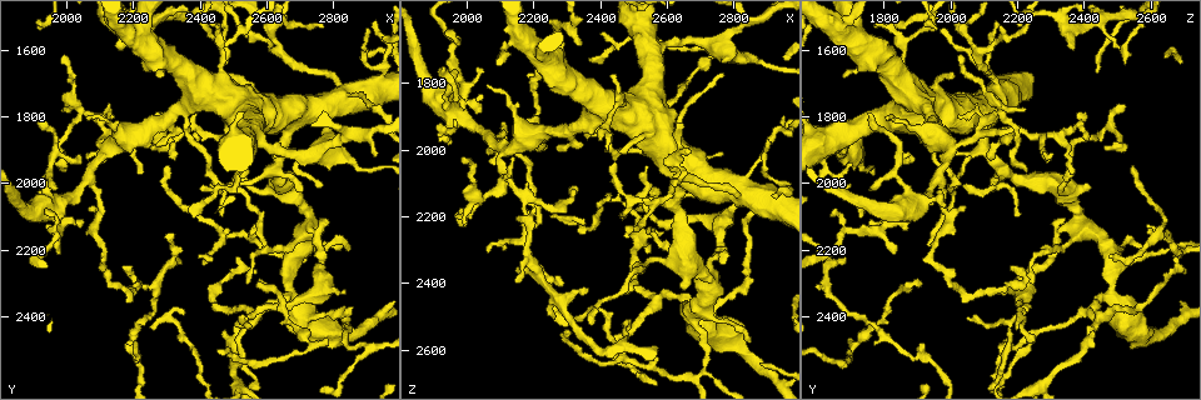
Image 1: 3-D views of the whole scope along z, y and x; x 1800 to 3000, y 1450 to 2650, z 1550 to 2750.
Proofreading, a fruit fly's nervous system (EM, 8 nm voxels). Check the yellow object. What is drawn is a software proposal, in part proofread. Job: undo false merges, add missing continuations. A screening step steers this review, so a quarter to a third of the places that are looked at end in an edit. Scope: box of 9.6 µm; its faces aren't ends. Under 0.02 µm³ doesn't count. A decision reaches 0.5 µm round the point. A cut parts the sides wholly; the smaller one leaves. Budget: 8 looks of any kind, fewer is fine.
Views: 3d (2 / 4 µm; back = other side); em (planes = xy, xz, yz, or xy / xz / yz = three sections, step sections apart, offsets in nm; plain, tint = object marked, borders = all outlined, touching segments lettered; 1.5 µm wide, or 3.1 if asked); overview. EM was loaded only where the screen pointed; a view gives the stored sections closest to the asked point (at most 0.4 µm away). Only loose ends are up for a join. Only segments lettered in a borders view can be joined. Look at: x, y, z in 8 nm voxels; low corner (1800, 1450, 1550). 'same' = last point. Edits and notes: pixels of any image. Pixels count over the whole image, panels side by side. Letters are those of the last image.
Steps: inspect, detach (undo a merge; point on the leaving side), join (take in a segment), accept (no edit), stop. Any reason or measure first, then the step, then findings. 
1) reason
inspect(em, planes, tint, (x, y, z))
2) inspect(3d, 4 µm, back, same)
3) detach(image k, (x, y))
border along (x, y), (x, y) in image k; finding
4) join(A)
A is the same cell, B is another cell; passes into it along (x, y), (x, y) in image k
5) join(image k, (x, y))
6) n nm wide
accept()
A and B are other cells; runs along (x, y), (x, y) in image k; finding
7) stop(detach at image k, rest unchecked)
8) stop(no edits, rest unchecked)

sharp bend
inspect(3d, 2 µm, back, (2100, 2210, 1930))

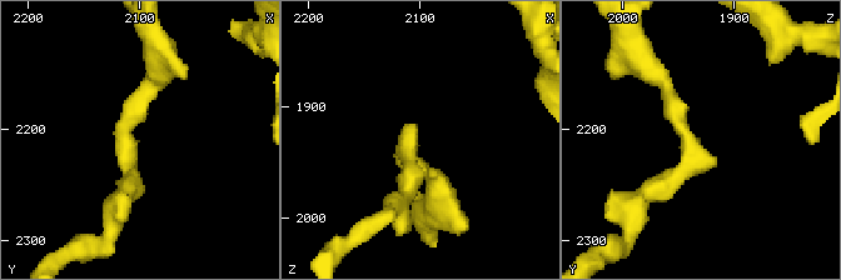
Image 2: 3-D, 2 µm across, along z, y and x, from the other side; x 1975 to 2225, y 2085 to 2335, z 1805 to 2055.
shape alone is not enough
inspect(em, planes, borders, (2110, 2216, 1938))

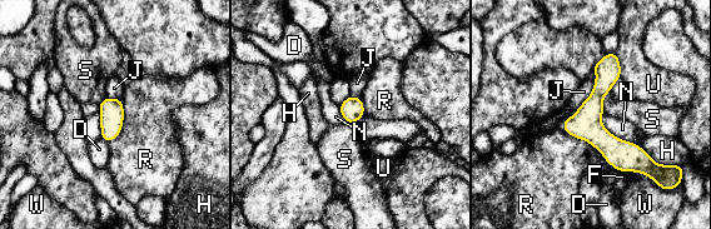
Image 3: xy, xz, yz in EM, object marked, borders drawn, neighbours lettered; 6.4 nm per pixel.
accept()
D, F, H, J, N, R, S, U and W are other cells; border along (601, 114), (612, 134), (637, 145) in image 3; one neuron here

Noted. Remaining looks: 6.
an open end
inspect(em, planes, tint, (1940, 2090, 1650))

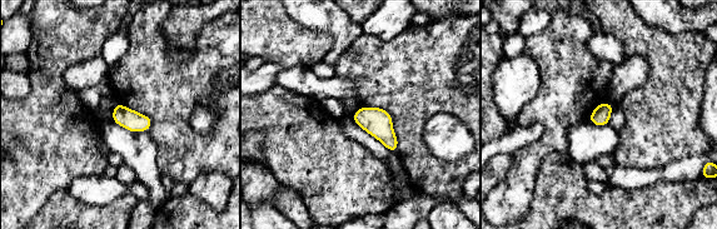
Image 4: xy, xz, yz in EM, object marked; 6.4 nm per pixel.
inspect(em, planes, borders, same)

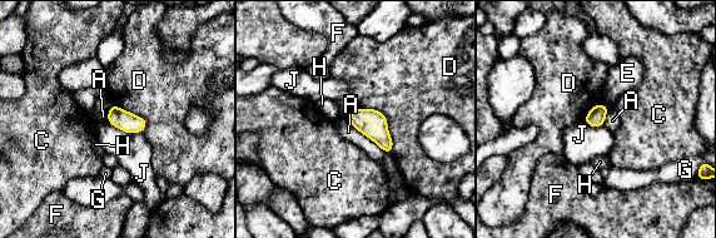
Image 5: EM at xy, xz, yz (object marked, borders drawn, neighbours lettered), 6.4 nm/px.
120 nm wide
accept()
A, C, D, E, F, G, H and J are other cells; border along (107, 120), (124, 132), (142, 133) in image 5; no lettered segment goes on from it

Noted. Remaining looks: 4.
an open end
inspect(em, planes, borders, (2150, 1600, 2370))

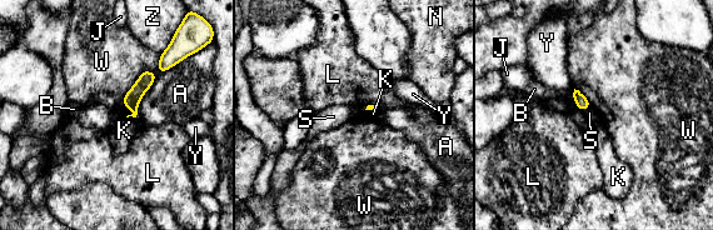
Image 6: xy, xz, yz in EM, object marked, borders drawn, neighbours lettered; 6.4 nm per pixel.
accept()
A, B, J, K, L, N, S, W, Y and Z are other cells; border along (591, 106), (583, 111) in image 6; no lettered segment goes on from it

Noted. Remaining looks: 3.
stop(no edits, rest unchecked)

